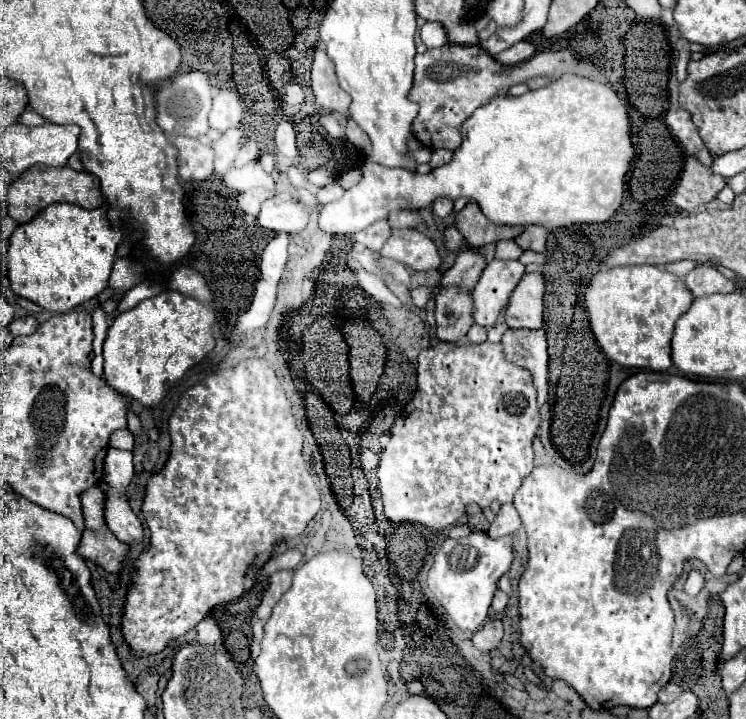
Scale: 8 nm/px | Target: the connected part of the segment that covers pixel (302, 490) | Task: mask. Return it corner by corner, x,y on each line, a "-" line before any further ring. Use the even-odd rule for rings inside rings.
246,359
234,367
220,369
214,375
204,377
194,387
186,389
180,395
180,401
176,403
176,407
172,409
172,415
168,419
168,431
172,437
170,457
166,461
166,467
162,467
158,473
154,473
148,479
146,491
144,491
144,501
142,501
142,515
144,515
146,527
150,529
150,541
144,547
144,551
134,559
134,569
130,569
130,585
128,585
128,593
124,597
124,611
122,611
122,623
120,623
124,641
130,645
130,651
134,657
156,655
156,653
164,651
170,641
174,641
174,639
186,635
190,629
194,629
214,607
240,599
256,583
258,571
272,557
274,547
286,539
298,537
306,529
308,521
320,509
320,493
312,481
312,475
310,475
304,459
302,459
302,435
296,427
296,419
292,415
290,401
280,385
276,371
274,371
274,365
270,361
-
247,371
252,371
252,377
247,377

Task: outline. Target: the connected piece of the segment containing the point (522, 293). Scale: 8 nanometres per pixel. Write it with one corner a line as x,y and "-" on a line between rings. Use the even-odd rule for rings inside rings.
526,273
510,295
506,307
506,325
510,329
540,329
542,327
542,297
544,279
540,273

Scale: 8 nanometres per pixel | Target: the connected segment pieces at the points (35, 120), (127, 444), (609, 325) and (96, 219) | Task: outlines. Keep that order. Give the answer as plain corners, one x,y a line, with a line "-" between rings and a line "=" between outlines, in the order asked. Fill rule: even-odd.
26,109
26,111
18,117
18,123
22,123
22,125
44,125
44,123
46,123
46,119
44,119
44,117
40,117
36,111
=
118,429
110,435
110,447
116,447
116,449
128,449
132,451
134,449
134,437
128,429
=
628,265
628,267
610,267
598,271
588,289
588,321
592,325
592,333
596,337
598,347
610,359
620,363
622,367
636,367
648,371
668,371
672,367
670,361
670,339
674,331
676,319
686,313
694,301
692,293
684,285
684,281
668,271
662,271
654,265
=
54,203
30,223
18,225
8,245
8,275
12,291
48,311
64,313
98,297
110,279
116,247
124,239
124,225
112,225
108,209
82,209

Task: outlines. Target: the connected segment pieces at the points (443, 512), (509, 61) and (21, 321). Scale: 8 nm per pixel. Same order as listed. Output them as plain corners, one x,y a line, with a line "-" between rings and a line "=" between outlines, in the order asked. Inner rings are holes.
440,341
438,345
420,351
416,369
418,391
396,417
390,429
390,441
380,453
380,465
376,465
376,479
380,481
380,495
384,495
384,513
388,515
388,523
396,523
396,527
420,523
430,529
446,529
460,519
458,515
466,515
470,503
484,509
494,499
504,503
506,499
500,499
502,495
510,495
512,501
524,477
534,469
532,441
540,417
532,373
508,363
504,359
502,343
490,341
480,345
=
520,41
516,45
512,45
510,49
502,51
500,55
496,55
496,61
502,65
518,65
526,59
530,59
536,53
536,47
530,41
=
32,315
26,317
18,317
8,325
8,331
16,337
16,335
32,335
38,329
38,321

